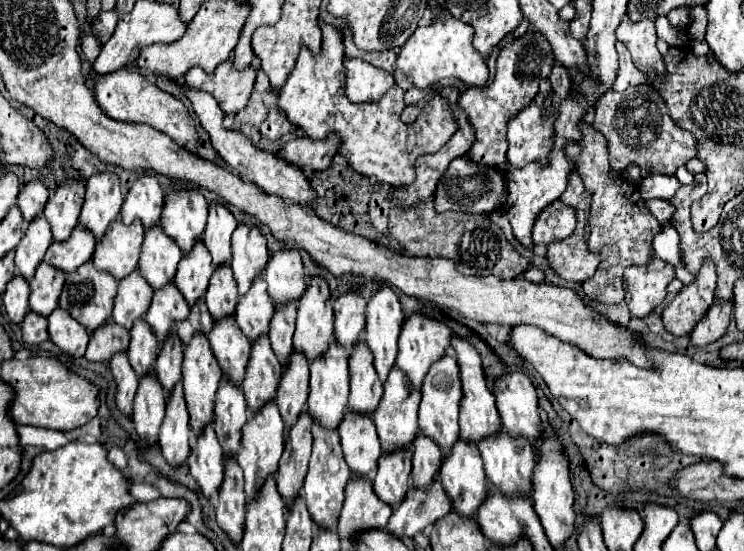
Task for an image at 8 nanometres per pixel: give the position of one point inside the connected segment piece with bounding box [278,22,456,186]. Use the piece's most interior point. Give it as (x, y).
(377, 144)

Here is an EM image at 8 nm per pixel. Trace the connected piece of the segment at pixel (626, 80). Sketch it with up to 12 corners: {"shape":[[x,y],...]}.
{"shape":[[616,42],[620,56],[612,90],[646,82],[648,76],[634,66],[628,48]]}

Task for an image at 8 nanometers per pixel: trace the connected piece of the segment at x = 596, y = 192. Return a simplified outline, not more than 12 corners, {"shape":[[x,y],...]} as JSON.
{"shape":[[578,122],[566,144],[592,192],[582,284],[598,304],[622,302],[622,272],[646,266],[662,230],[638,188],[614,178],[606,138]]}

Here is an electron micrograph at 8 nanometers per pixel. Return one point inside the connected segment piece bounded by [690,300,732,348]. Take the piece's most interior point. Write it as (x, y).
(714, 327)

